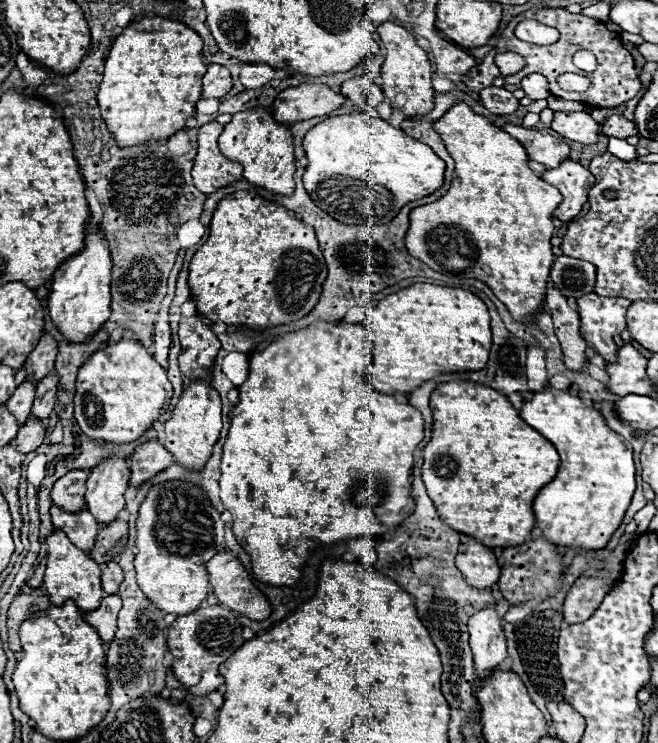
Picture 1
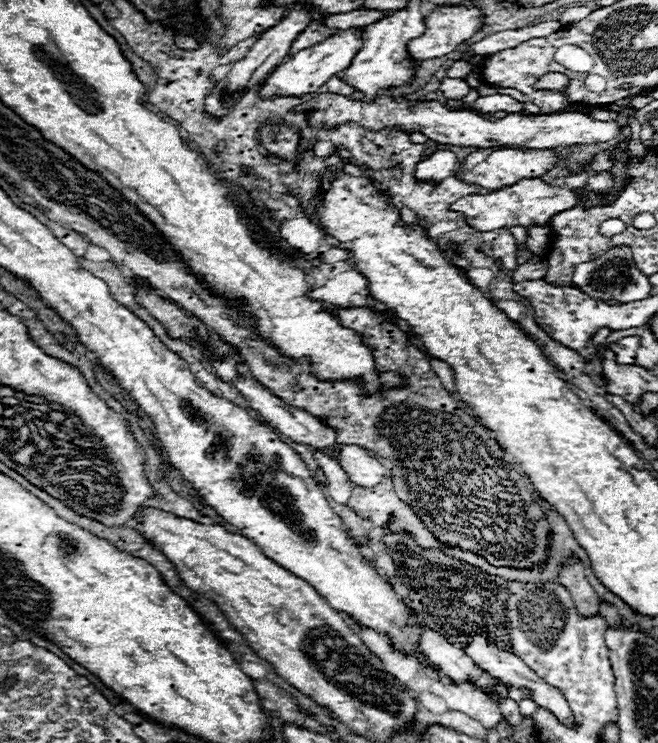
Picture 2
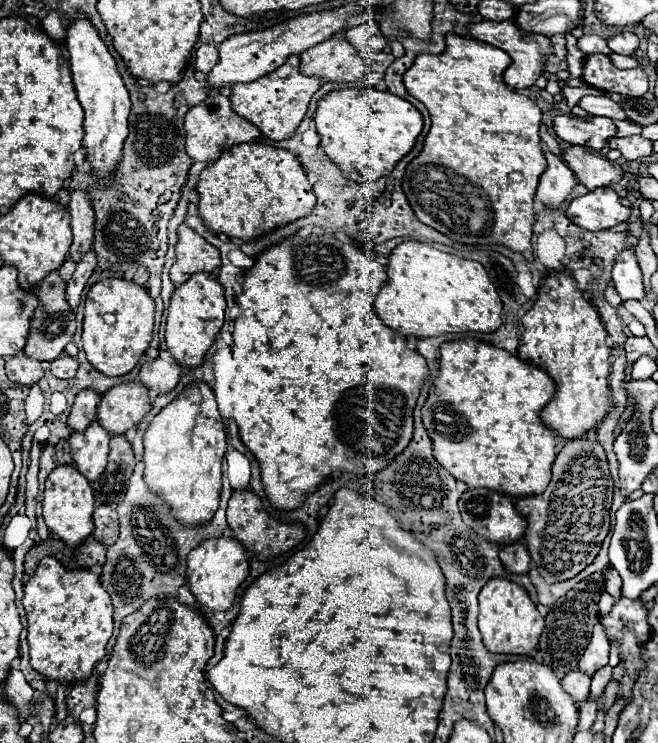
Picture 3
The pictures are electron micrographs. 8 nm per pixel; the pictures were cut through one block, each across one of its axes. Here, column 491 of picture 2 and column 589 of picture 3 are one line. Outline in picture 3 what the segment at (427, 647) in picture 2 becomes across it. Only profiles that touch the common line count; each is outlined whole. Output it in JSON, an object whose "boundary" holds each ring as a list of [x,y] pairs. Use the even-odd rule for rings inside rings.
{"boundary":[[[572,670],[562,678],[562,686],[576,702],[582,702],[588,698],[590,692],[590,676],[580,670]]]}

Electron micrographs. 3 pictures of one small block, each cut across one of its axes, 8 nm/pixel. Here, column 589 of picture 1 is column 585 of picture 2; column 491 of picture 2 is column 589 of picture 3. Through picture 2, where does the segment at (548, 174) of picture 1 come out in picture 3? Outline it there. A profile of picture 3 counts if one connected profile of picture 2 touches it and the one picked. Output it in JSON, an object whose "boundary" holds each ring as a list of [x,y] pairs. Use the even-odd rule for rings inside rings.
{"boundary":[[[596,188],[586,196],[574,198],[566,208],[566,216],[586,230],[606,230],[626,222],[630,208],[620,204],[620,196],[614,190]]]}

